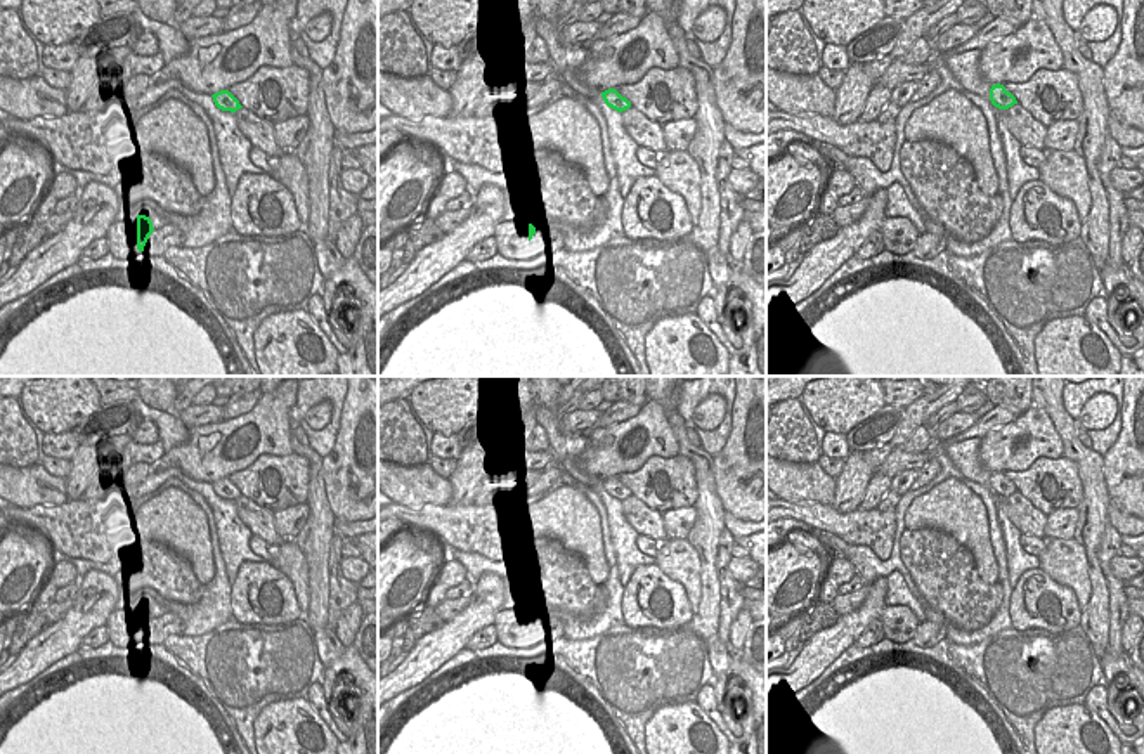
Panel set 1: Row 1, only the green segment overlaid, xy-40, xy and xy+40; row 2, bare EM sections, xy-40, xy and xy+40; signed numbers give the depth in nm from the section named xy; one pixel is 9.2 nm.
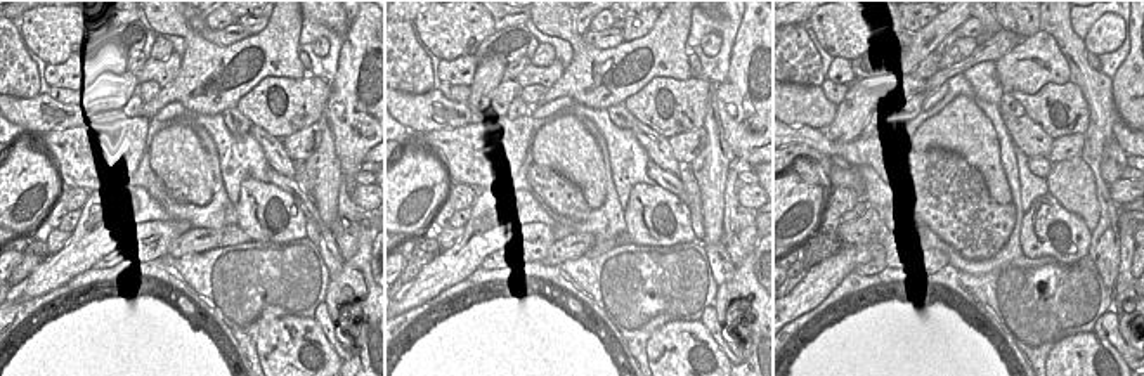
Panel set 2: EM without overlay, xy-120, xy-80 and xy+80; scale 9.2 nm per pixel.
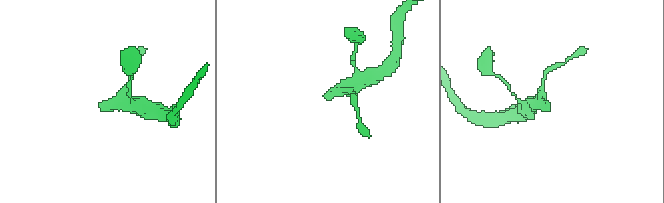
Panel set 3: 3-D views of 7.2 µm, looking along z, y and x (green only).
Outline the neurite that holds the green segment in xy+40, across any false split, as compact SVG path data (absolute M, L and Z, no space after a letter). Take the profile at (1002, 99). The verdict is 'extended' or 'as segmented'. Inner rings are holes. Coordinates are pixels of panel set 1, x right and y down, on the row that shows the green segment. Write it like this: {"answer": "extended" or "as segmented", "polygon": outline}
{"answer": "as segmented", "polygon": "M997 83L990 88L990 101L998 109L1009 109L1017 104L1016 97L1005 90L1004 85Z"}

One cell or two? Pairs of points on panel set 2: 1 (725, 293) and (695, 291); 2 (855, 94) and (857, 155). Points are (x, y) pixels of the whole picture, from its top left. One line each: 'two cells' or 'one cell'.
1: two cells
2: two cells

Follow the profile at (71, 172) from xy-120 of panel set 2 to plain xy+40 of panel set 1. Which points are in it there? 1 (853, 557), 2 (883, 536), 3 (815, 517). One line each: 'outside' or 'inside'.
1: outside
2: inside
3: inside

